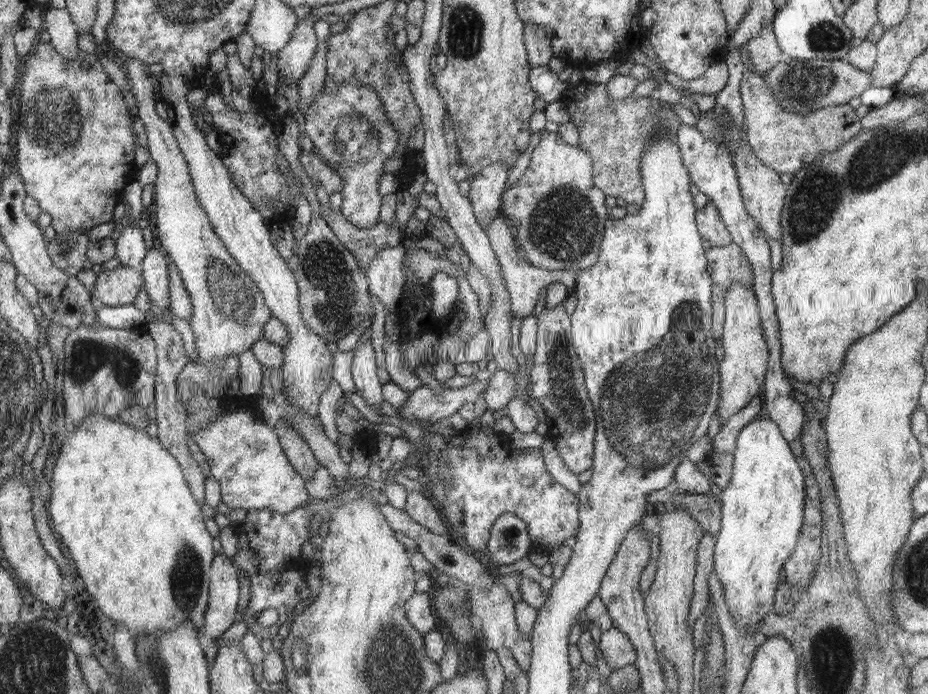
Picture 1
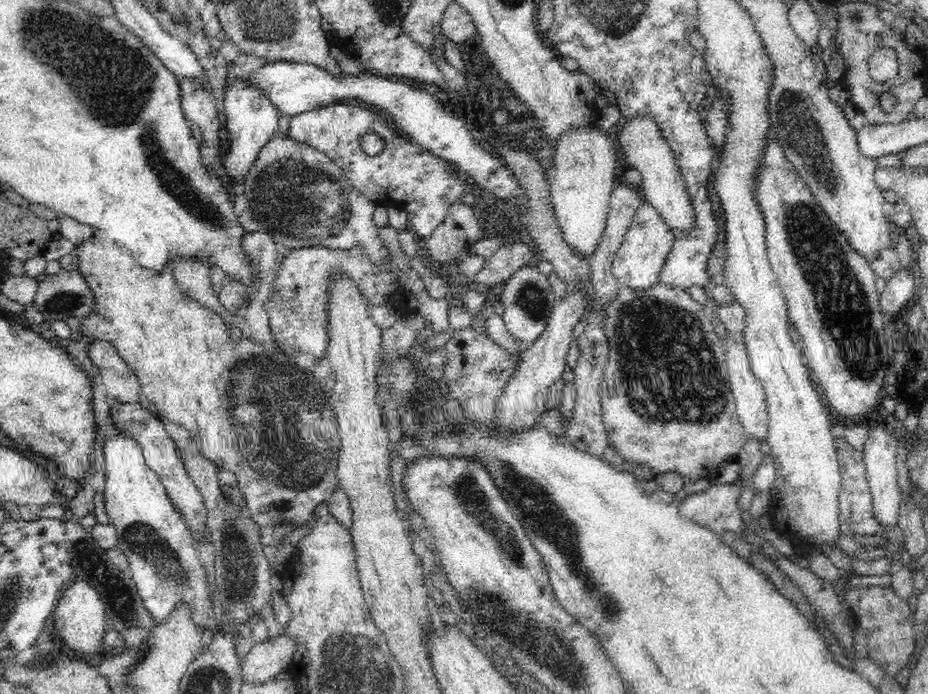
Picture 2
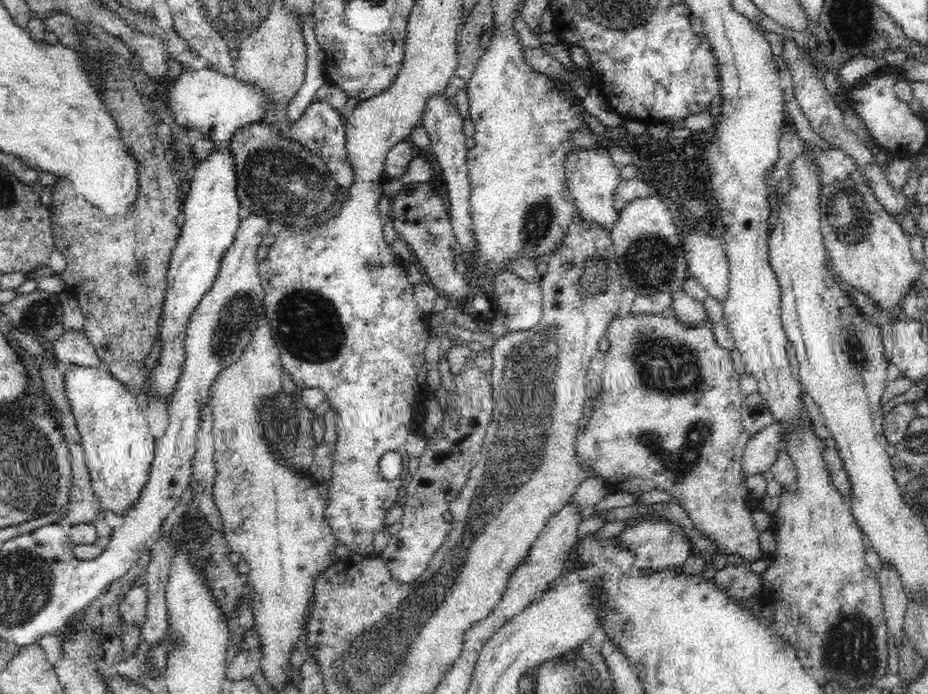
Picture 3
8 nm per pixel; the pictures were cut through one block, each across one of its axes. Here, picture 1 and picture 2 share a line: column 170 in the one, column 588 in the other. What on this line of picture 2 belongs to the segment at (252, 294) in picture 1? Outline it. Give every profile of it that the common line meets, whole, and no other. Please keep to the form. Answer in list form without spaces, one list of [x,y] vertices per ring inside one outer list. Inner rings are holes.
[[[593,122],[566,127],[553,142],[555,166],[550,176],[551,204],[566,245],[584,261],[595,254],[606,228],[609,201],[617,179],[615,141],[615,137],[602,133]]]

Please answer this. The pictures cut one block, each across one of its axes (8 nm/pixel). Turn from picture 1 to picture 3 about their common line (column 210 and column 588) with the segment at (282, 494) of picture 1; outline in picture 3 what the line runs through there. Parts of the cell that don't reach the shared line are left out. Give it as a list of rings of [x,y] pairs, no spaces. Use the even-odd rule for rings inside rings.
[[[635,312],[635,314],[626,314],[626,316],[622,316],[622,318],[612,318],[610,320],[610,326],[612,328],[605,328],[605,335],[610,338],[610,348],[607,349],[607,351],[604,354],[604,372],[602,376],[602,388],[604,390],[600,390],[600,394],[598,396],[595,396],[593,401],[593,409],[591,410],[591,417],[589,418],[589,421],[586,422],[586,426],[583,426],[579,428],[579,432],[576,435],[576,442],[575,442],[575,449],[576,449],[576,455],[578,455],[578,463],[581,466],[581,469],[584,471],[584,474],[586,477],[588,477],[588,470],[592,470],[593,476],[597,476],[598,479],[602,479],[604,482],[609,484],[616,484],[616,490],[618,490],[618,484],[622,486],[624,482],[638,482],[636,486],[640,486],[640,488],[636,488],[636,490],[640,490],[640,492],[652,492],[652,490],[664,490],[664,492],[667,492],[670,494],[670,496],[674,496],[676,500],[678,500],[678,504],[684,508],[684,510],[687,512],[689,518],[692,520],[694,526],[706,536],[706,538],[709,538],[716,544],[717,546],[717,552],[718,553],[725,553],[728,554],[738,554],[738,556],[742,556],[744,558],[745,562],[754,562],[756,560],[760,560],[766,556],[762,551],[760,551],[760,542],[758,541],[758,536],[760,534],[760,531],[756,528],[756,525],[754,525],[754,521],[752,519],[752,508],[751,508],[751,499],[752,496],[750,495],[750,489],[747,487],[747,480],[746,477],[744,477],[744,473],[742,473],[742,462],[743,457],[745,456],[745,448],[748,444],[748,441],[750,440],[750,433],[746,432],[746,429],[743,425],[743,419],[740,416],[741,410],[743,408],[743,400],[745,399],[745,396],[740,393],[740,380],[741,375],[736,372],[734,369],[734,362],[732,361],[732,356],[730,355],[730,351],[725,349],[724,347],[721,347],[718,342],[716,342],[715,334],[708,328],[708,326],[704,325],[698,325],[698,326],[691,326],[691,325],[682,325],[680,321],[678,321],[675,317],[672,318],[664,318],[662,314],[658,315],[640,315]]]

